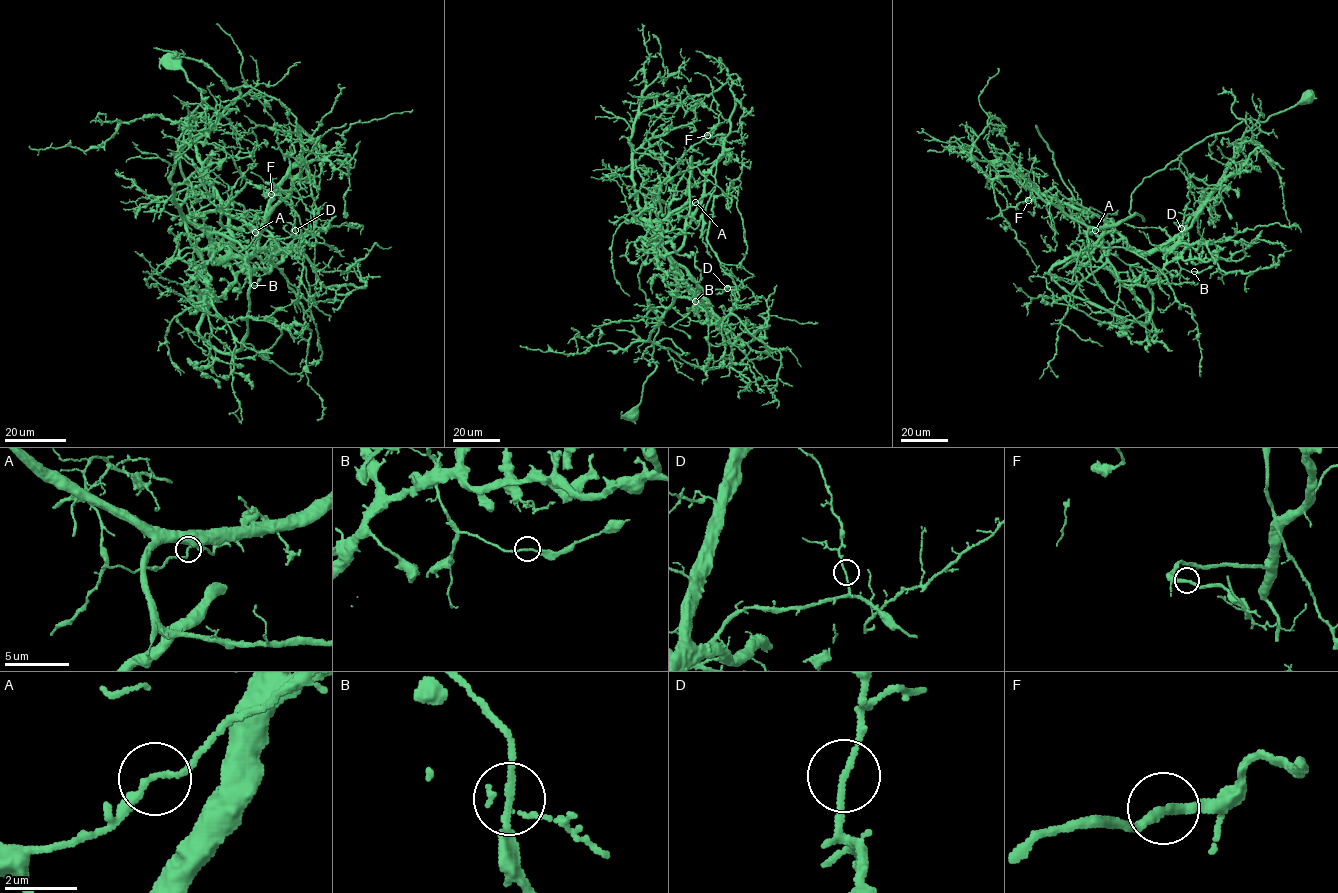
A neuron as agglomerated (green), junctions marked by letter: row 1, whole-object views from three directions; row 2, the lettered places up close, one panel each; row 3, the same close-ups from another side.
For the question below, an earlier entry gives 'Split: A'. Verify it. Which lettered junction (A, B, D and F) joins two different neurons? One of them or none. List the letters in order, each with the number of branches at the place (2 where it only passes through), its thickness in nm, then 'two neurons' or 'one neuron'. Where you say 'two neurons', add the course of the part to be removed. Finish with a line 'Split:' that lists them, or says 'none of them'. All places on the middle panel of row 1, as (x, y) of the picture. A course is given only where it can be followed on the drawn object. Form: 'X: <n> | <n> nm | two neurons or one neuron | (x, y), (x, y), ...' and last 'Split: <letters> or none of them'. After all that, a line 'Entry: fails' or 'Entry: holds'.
A: 2 | 170 nm | two neurons | (695, 202), (707, 194), (683, 228), (655, 240), (638, 274), (658, 318), (656, 368), (641, 401), (622, 411)
B: 2 | 180 nm | one neuron
D: 2 | 160 nm | one neuron
F: 2 | 220 nm | one neuron
Split: A
Entry: holds

